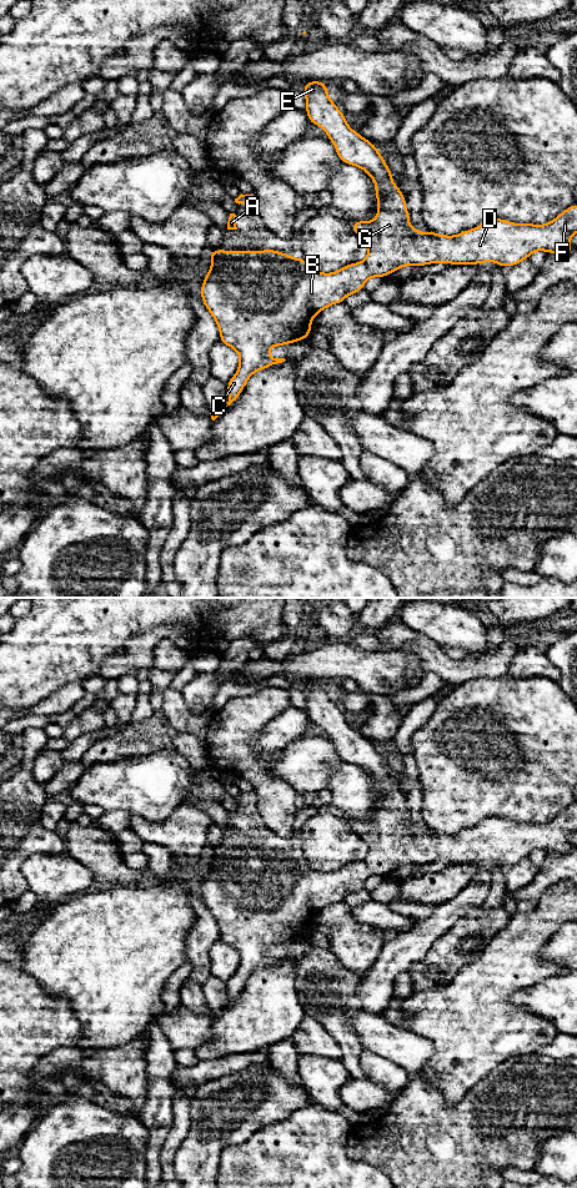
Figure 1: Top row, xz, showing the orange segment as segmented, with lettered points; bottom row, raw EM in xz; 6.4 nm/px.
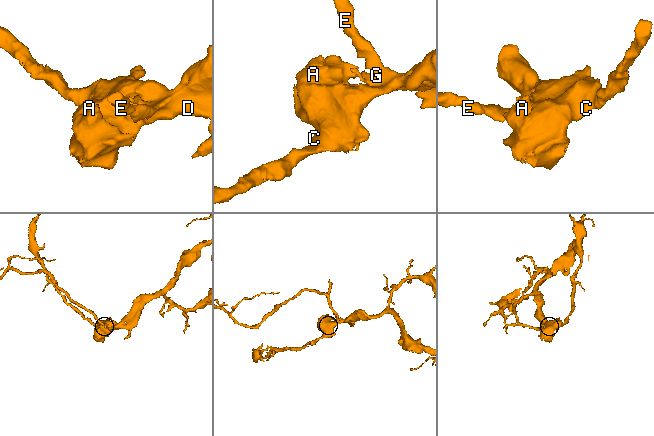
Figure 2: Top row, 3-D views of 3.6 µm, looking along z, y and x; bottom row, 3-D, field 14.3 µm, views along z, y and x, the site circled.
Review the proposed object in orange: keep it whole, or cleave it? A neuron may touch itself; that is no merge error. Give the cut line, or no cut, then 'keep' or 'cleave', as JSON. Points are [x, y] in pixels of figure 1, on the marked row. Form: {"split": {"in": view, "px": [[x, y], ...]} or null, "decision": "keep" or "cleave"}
{"split": null, "decision": "keep"}

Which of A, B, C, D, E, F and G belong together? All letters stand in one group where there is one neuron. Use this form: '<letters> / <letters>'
A B C D E F G

